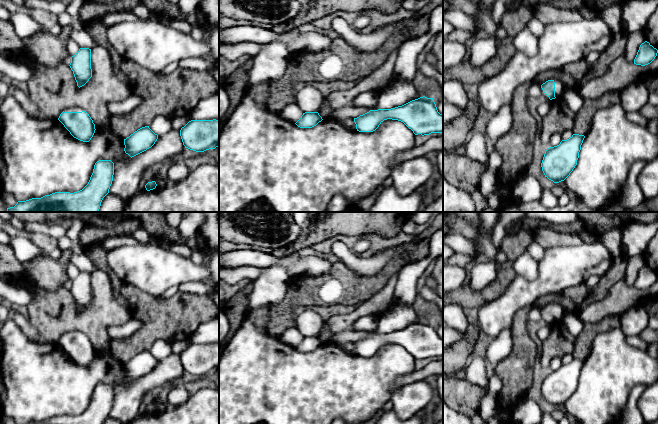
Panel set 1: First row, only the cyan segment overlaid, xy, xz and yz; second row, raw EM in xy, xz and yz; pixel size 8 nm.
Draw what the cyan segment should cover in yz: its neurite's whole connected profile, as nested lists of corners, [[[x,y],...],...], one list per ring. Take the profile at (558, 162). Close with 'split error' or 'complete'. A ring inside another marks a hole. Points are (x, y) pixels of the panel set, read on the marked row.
[[[573,134],[559,145],[549,147],[541,163],[545,177],[554,183],[564,181],[577,165],[584,138],[584,135]]]; complete

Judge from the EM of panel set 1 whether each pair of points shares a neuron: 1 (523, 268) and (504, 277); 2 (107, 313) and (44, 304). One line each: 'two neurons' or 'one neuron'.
1: two neurons
2: one neuron

